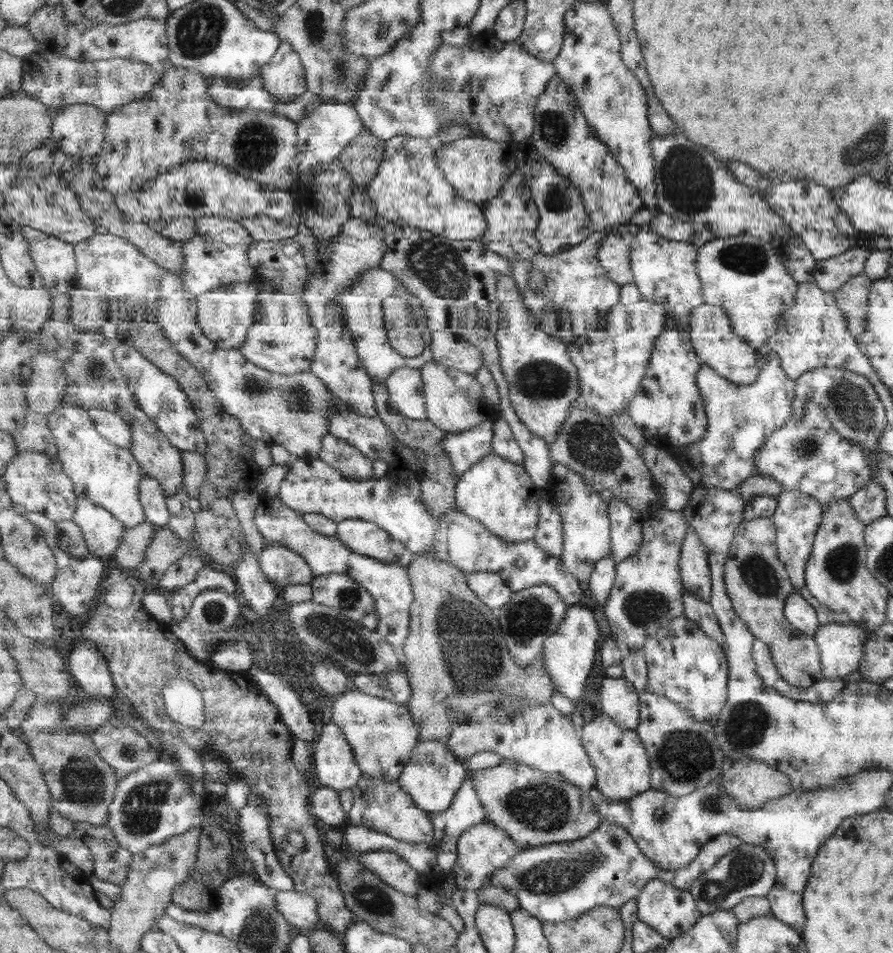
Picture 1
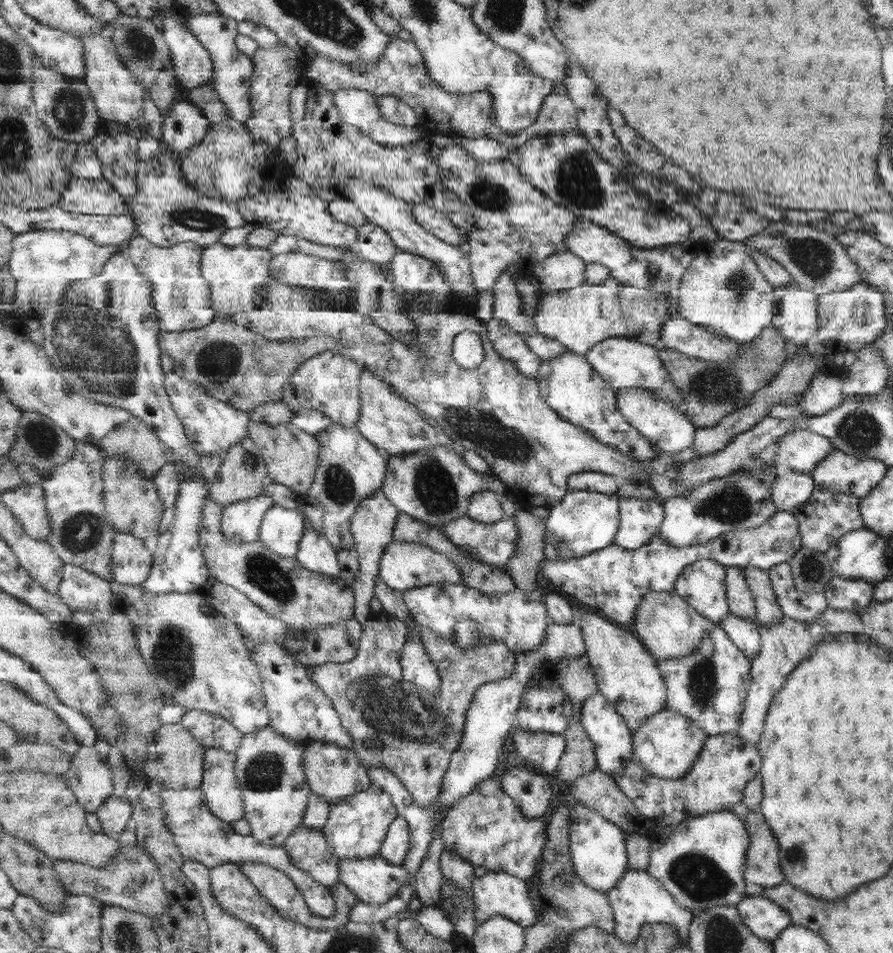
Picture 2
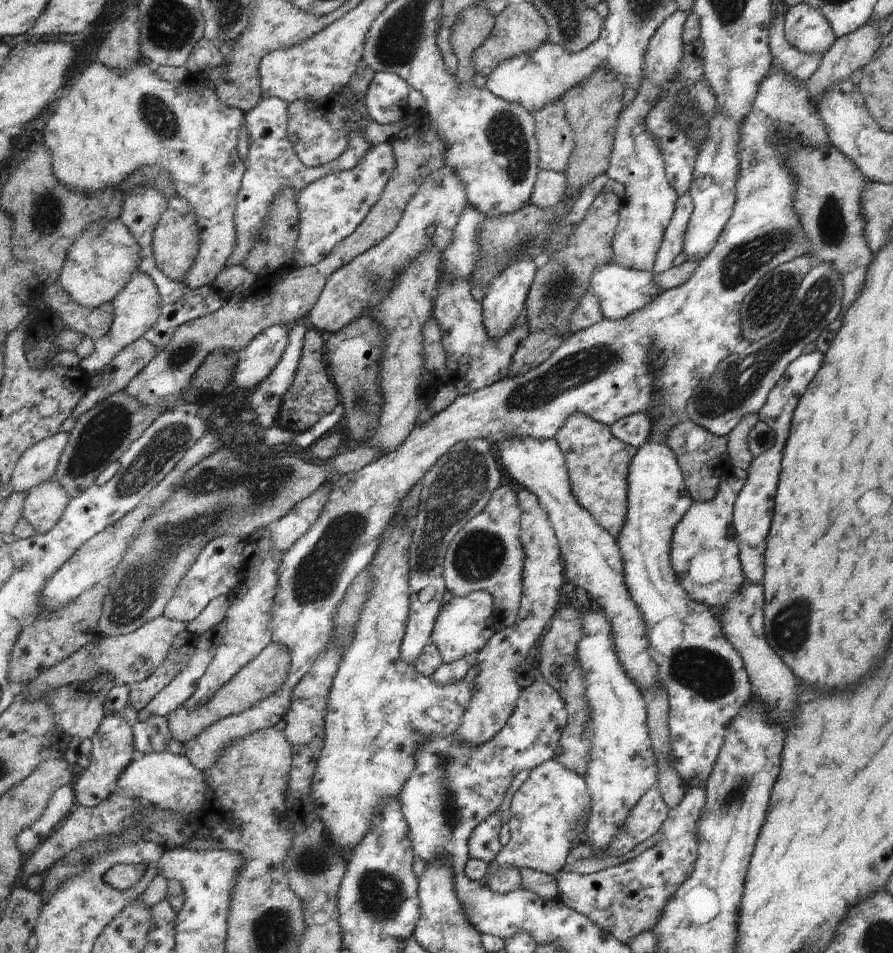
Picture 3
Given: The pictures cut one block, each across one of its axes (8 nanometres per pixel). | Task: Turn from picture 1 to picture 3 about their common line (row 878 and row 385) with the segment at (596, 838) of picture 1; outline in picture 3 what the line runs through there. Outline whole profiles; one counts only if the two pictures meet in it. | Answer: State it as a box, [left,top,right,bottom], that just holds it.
[184,60,831,771]

